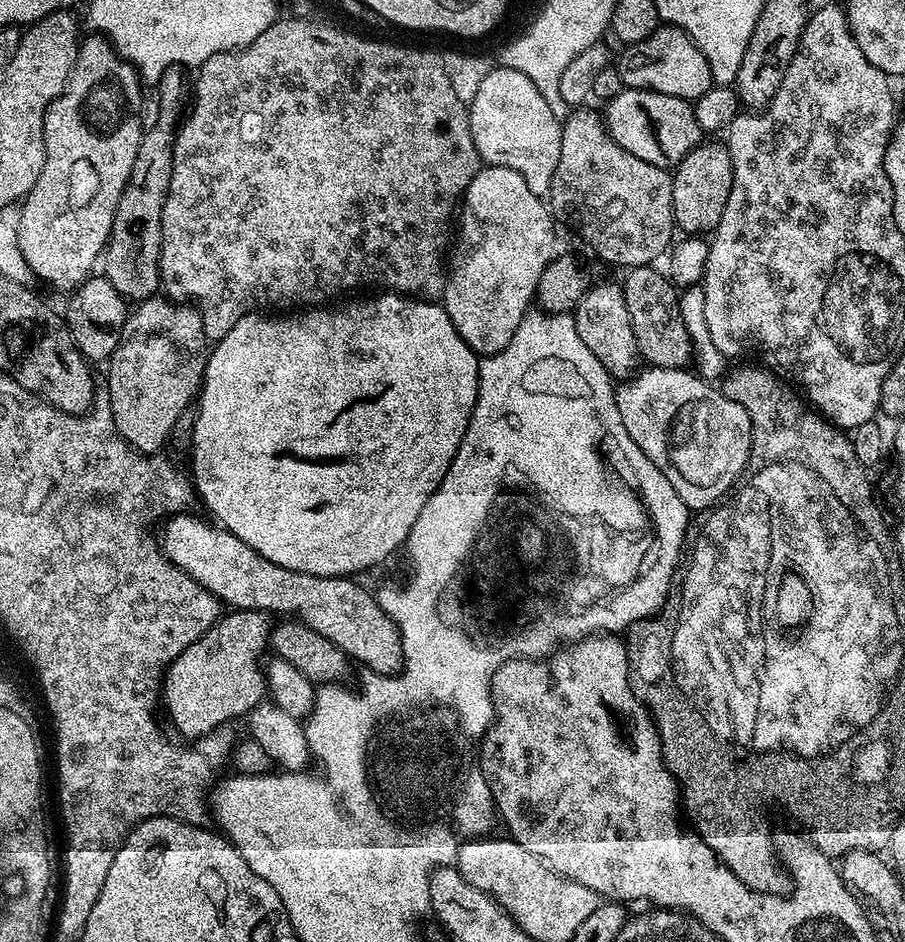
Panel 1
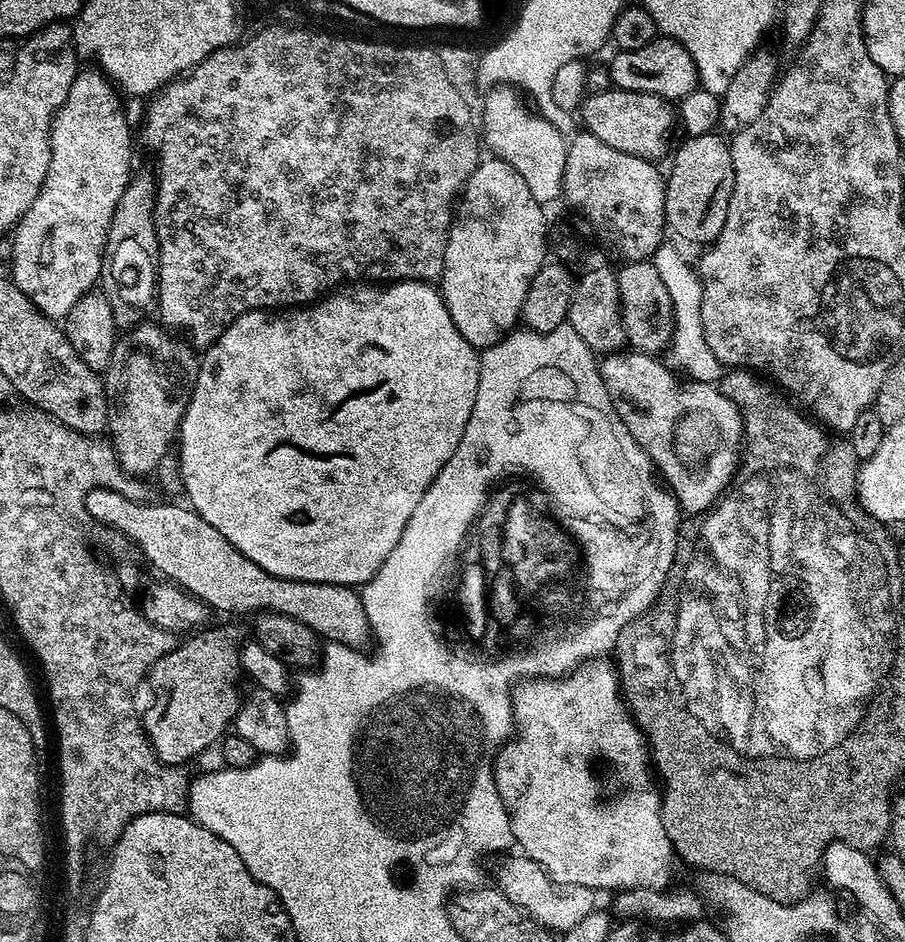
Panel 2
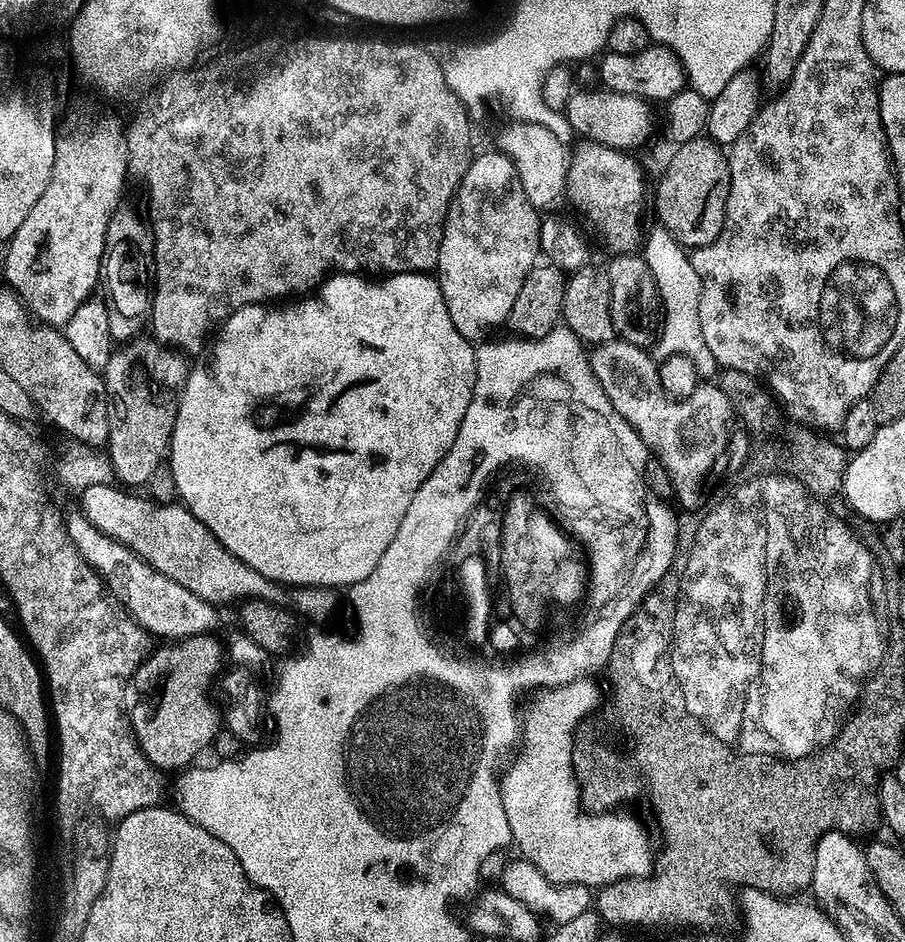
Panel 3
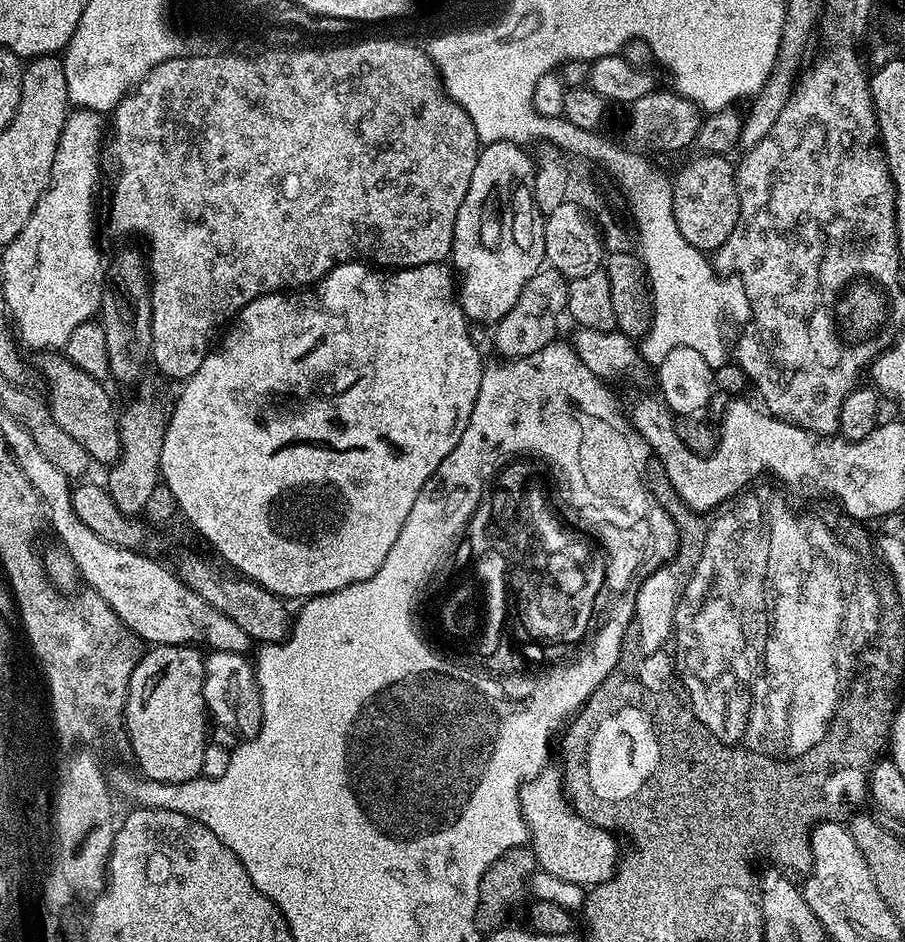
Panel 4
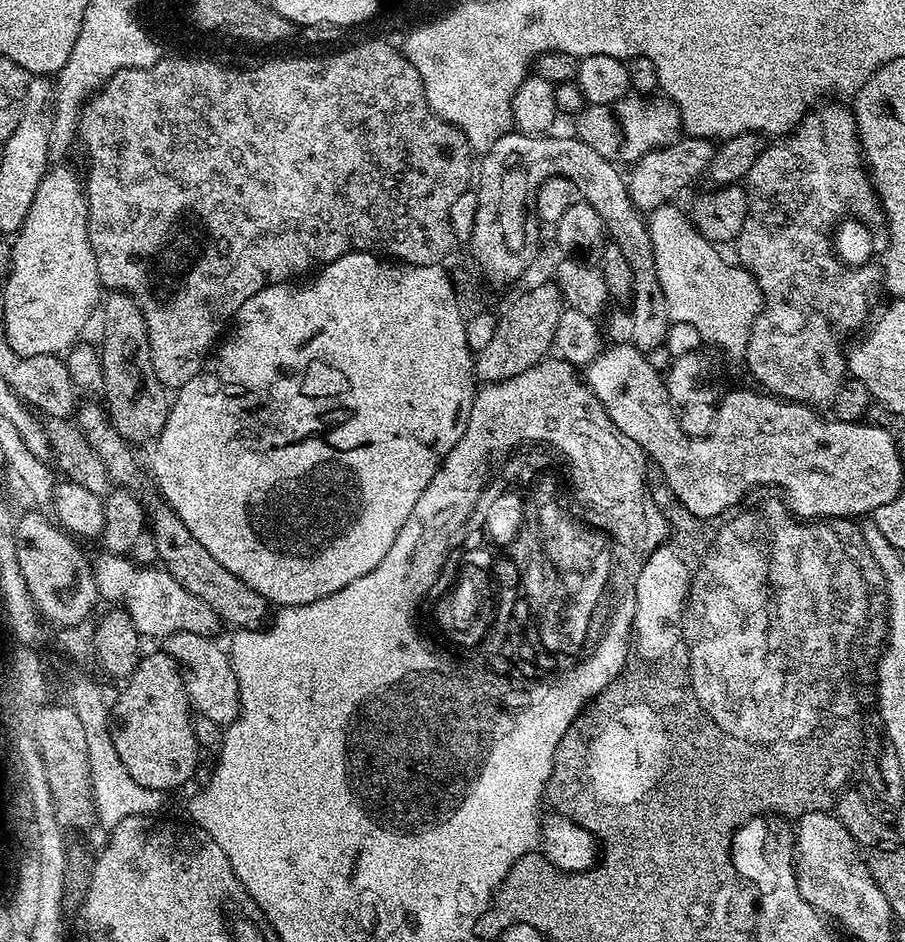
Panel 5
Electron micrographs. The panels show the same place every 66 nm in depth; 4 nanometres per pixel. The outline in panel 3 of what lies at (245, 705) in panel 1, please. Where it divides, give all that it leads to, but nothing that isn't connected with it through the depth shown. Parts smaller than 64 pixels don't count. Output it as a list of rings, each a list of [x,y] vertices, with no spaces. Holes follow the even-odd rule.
[[[212,634],[187,636],[184,640],[165,643],[165,648],[149,651],[136,670],[134,688],[144,693],[130,708],[132,735],[140,743],[144,757],[165,773],[187,769],[193,763],[191,760],[204,747],[207,749],[216,733],[221,731],[221,713],[218,708],[216,712],[208,697],[208,687],[211,684],[213,687],[221,671],[216,638]]]

